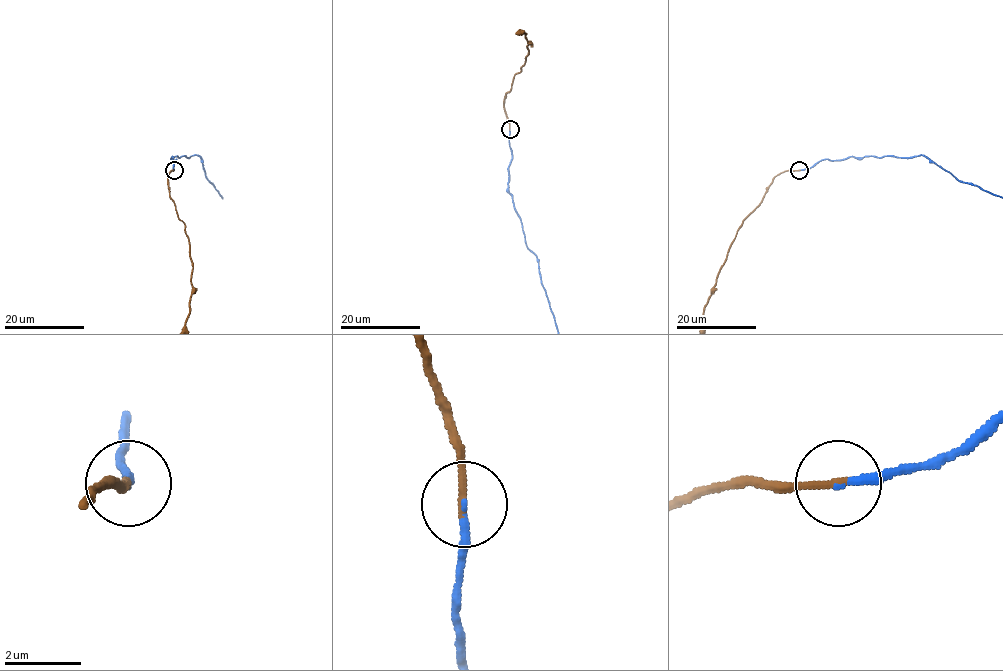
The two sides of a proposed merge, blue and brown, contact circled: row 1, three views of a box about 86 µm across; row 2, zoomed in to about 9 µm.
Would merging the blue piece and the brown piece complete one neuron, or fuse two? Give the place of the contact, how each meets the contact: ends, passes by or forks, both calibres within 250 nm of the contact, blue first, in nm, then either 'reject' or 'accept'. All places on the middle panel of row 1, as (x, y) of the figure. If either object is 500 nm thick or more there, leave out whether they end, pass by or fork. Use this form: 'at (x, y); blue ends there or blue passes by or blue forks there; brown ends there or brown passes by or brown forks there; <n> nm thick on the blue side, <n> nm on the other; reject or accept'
at (510, 129); blue ends there; brown ends there; 200 nm thick on the blue side, 200 nm on the other; accept

